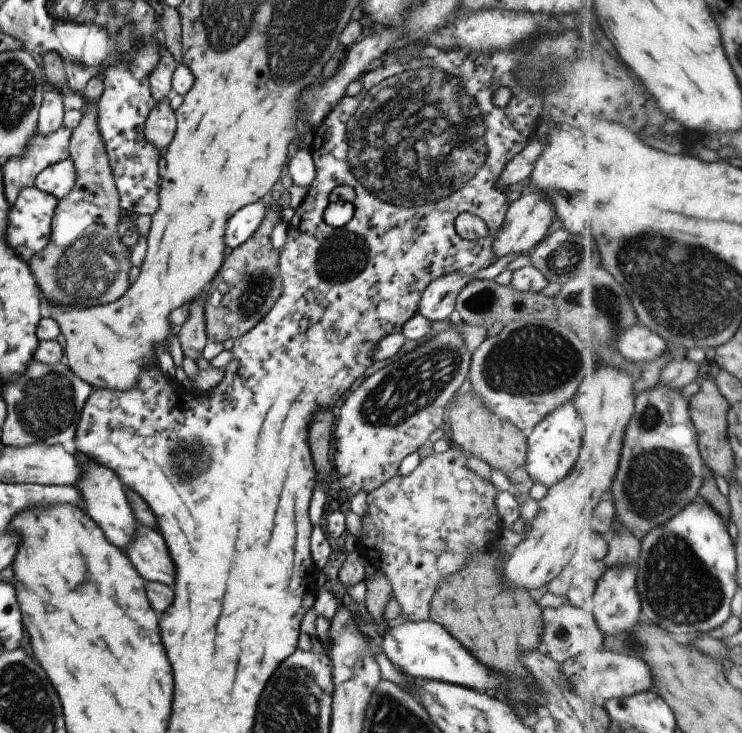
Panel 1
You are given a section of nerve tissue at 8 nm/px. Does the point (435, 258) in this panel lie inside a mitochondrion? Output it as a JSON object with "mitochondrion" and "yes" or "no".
{"mitochondrion":"no"}

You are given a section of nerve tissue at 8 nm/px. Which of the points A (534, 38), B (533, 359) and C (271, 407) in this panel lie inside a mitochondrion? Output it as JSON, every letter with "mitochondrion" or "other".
{"A":"other","B":"mitochondrion","C":"other"}

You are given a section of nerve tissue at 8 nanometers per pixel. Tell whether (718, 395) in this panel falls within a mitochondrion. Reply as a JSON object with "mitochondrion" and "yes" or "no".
{"mitochondrion":"no"}

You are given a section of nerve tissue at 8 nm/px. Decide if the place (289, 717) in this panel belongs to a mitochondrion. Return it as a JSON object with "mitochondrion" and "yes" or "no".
{"mitochondrion":"yes"}

